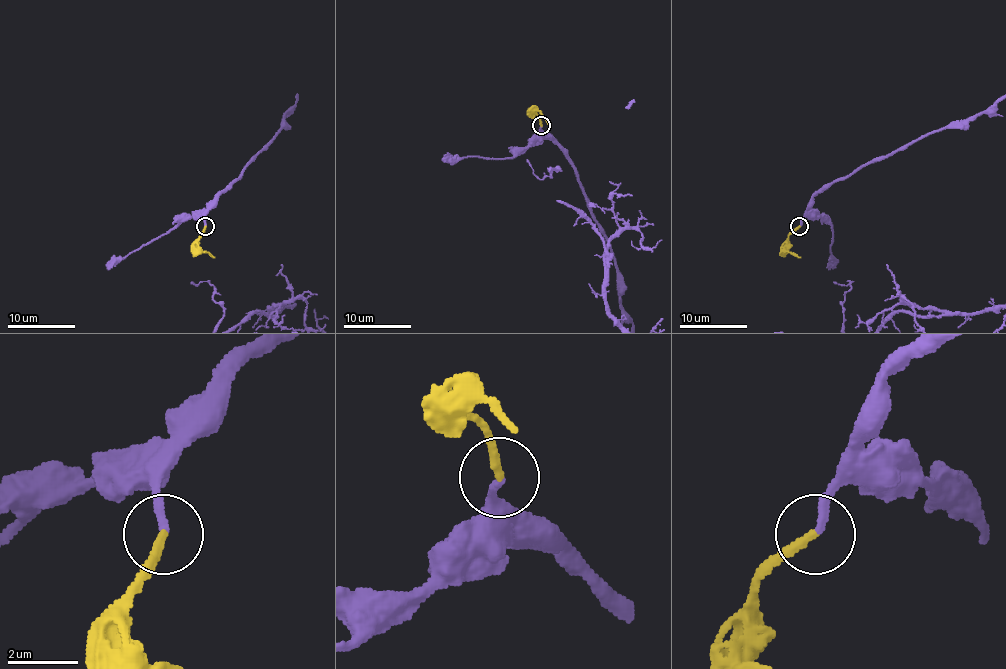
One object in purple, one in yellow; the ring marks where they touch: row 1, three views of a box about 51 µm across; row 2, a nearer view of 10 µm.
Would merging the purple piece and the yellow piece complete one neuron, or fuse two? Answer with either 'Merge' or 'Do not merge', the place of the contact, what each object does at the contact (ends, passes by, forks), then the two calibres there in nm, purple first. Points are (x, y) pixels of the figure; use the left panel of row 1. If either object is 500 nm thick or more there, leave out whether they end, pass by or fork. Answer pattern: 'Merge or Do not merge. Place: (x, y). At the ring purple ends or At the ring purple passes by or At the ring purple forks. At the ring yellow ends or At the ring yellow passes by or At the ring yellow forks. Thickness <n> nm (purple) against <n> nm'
Merge. Place: (205, 226). At the ring purple ends. At the ring yellow ends. Thickness 220 nm (purple) against 240 nm

